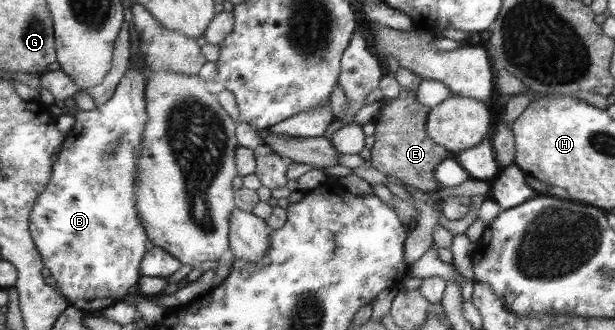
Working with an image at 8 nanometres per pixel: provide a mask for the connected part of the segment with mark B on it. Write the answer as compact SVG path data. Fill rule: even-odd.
M138 51L131 54L125 72L121 75L111 98L101 106L74 113L74 126L61 143L57 162L53 163L48 185L32 206L29 222L32 238L40 253L44 267L55 279L53 287L69 305L85 310L86 314L103 310L125 296L127 288L139 278L140 262L144 258L145 235L143 223L138 219L133 202L136 158L143 144L143 130L147 121L143 77L147 65Z

